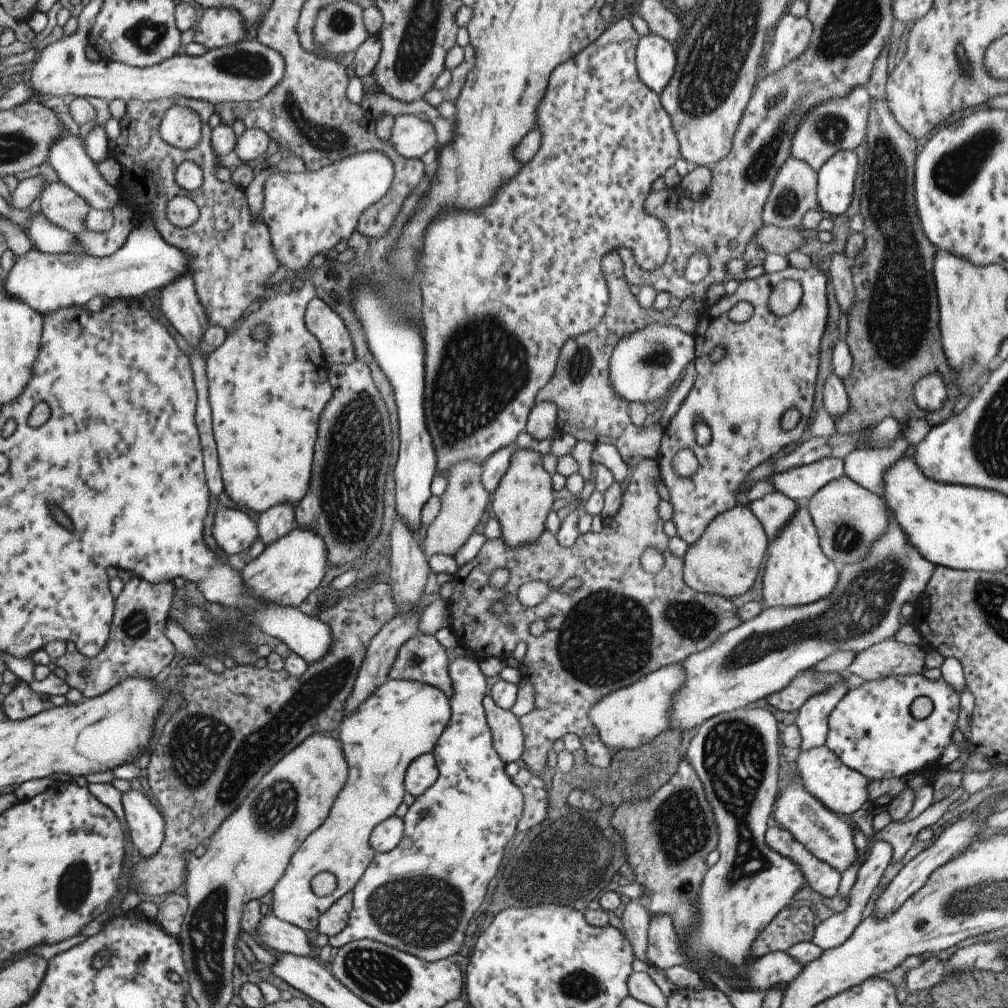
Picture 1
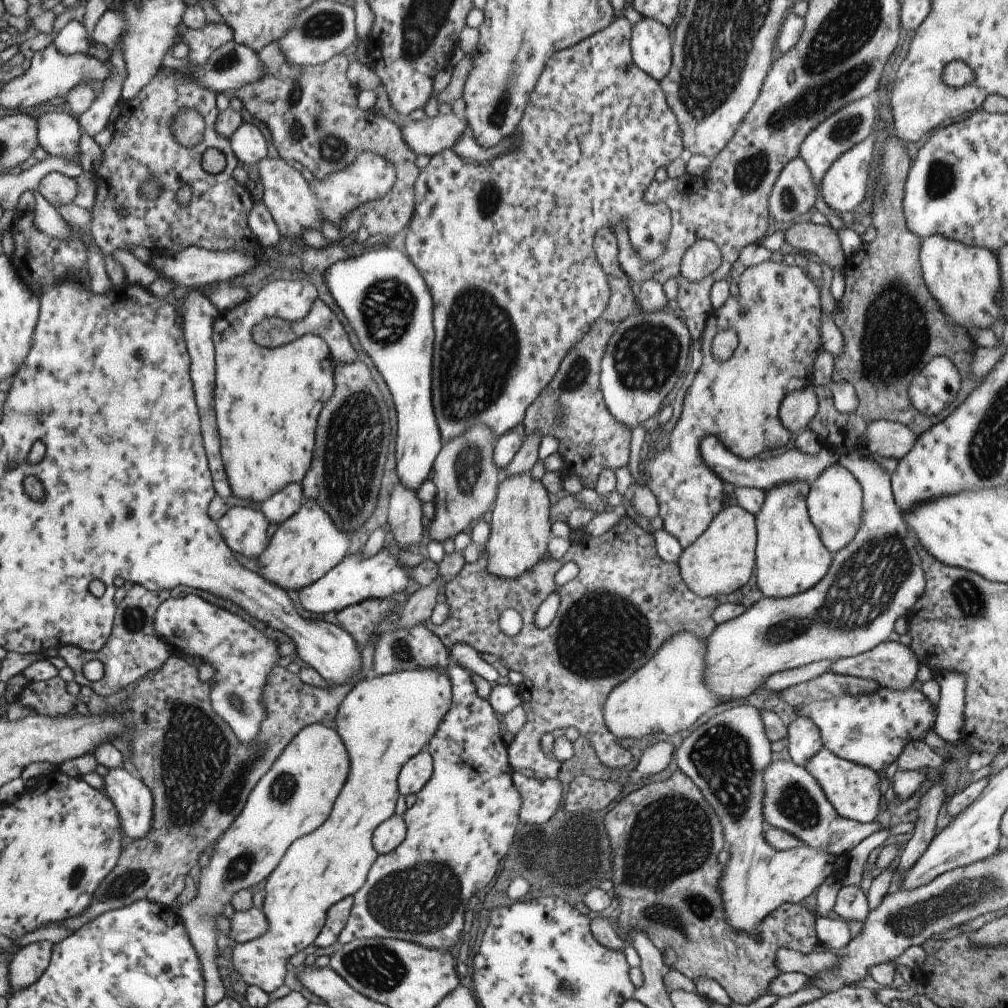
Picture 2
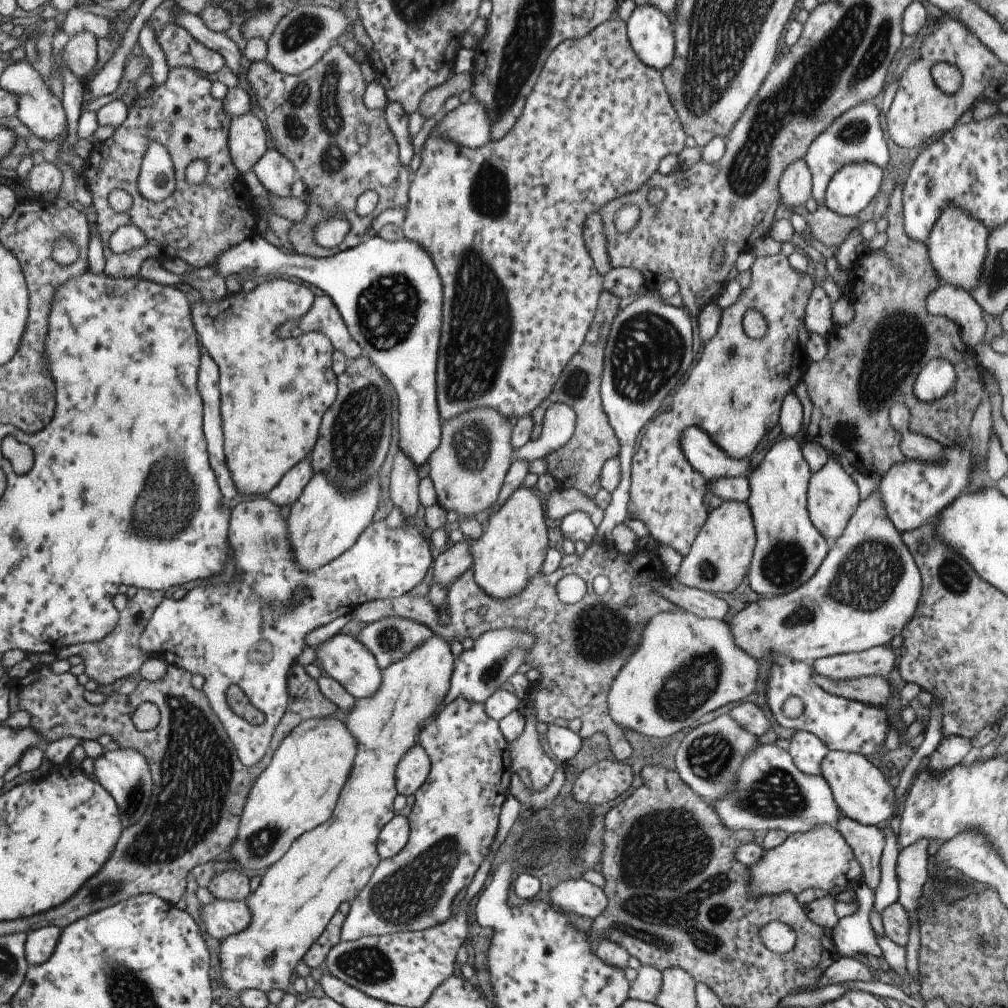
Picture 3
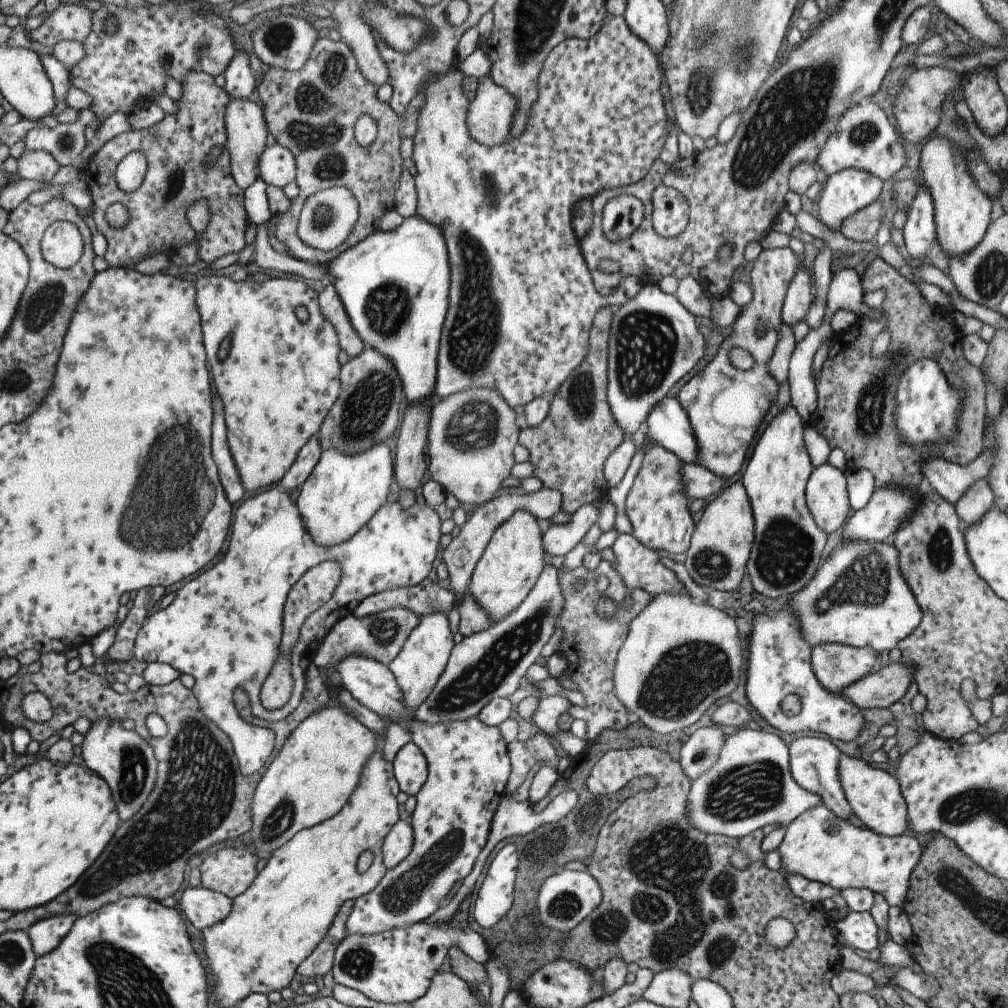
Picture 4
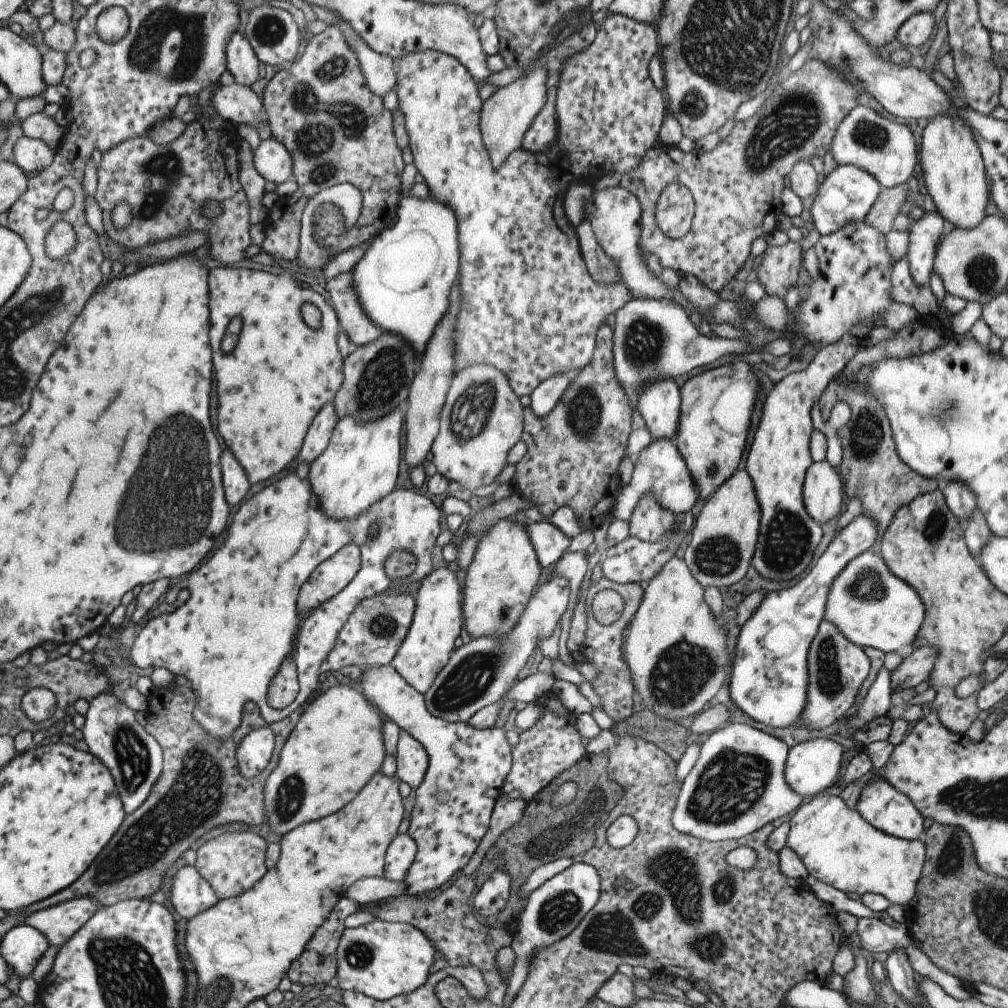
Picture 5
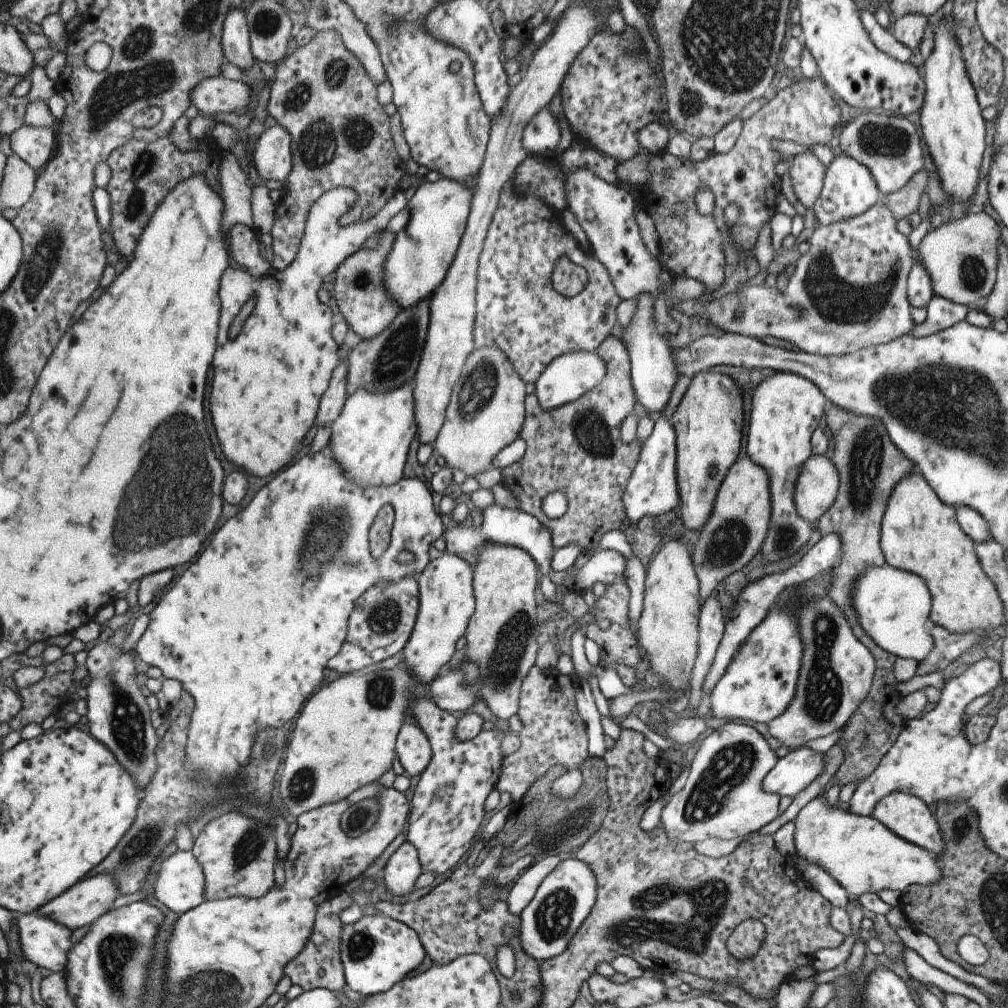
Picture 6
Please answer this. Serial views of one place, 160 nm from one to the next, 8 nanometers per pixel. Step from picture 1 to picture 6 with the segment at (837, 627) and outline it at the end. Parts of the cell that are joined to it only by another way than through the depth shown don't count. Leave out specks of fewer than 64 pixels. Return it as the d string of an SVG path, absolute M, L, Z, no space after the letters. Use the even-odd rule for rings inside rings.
M885 562L879 566L865 567L856 576L856 581L850 590L850 606L854 608L856 621L861 630L885 652L896 657L913 659L916 663L922 661L932 647L932 638L927 631L930 600L931 597L925 583L917 575L894 569Z

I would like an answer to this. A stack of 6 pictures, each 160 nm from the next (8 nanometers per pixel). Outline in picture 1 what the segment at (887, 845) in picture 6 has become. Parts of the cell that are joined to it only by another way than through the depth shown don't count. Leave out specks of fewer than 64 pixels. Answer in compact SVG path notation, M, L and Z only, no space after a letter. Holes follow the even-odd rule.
M765 708L737 709L708 718L697 728L691 738L684 759L698 774L707 802L711 807L718 839L717 862L703 875L696 902L696 921L685 928L686 933L679 938L669 915L651 915L646 934L645 959L648 965L658 969L682 966L697 972L699 978L714 968L712 959L719 959L734 969L739 984L732 983L729 977L723 978L734 991L767 991L775 985L791 982L801 972L802 966L796 963L786 951L767 952L756 959L745 961L749 956L751 943L760 930L792 900L792 896L802 888L803 872L788 858L777 854L764 839L767 818L771 814L775 795L782 781L777 750L781 747L777 721Z

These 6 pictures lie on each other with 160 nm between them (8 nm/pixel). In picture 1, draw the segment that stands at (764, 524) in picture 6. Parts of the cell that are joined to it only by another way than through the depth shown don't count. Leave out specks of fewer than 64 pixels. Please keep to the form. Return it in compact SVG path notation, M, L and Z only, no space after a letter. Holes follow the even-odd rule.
M735 504L717 513L700 538L688 546L683 556L684 583L695 592L719 595L726 599L729 596L741 596L755 582L768 542L761 523L751 509Z

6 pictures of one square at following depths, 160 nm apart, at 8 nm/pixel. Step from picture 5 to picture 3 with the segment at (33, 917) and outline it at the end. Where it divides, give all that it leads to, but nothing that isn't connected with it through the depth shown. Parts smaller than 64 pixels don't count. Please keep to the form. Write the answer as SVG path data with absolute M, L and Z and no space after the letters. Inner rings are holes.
M54 926L32 930L26 934L24 957L28 968L43 964L51 956L59 936L60 928Z

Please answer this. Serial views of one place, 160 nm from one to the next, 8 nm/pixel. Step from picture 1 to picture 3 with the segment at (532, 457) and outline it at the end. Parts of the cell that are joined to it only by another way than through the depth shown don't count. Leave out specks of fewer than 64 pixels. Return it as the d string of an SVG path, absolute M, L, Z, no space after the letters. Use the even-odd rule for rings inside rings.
M522 484L517 487L504 503L484 518L483 532L478 539L470 542L468 554L472 560L472 575L475 584L489 596L496 599L506 599L516 595L530 578L541 572L542 562L547 547L547 528L545 527L544 508L541 507L539 498L531 492L530 488Z

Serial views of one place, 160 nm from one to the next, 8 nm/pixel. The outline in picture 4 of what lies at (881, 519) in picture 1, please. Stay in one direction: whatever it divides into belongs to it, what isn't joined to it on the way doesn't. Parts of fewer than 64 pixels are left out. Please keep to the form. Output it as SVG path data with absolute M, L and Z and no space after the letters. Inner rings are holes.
M825 462L812 467L806 480L804 497L817 528L826 535L846 522L849 514L844 474Z

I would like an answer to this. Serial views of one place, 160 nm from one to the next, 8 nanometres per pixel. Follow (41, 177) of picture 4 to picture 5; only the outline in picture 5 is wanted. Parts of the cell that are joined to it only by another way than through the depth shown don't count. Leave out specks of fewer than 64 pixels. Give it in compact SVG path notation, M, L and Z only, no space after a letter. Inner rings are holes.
M23 136L15 142L12 152L14 164L23 172L47 168L54 155L54 151L44 142Z

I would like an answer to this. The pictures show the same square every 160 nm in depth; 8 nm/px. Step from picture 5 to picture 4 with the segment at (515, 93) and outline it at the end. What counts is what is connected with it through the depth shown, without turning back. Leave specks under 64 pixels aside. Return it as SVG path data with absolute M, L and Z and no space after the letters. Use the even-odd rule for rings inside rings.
M489 75L477 80L475 97L468 102L465 115L465 126L468 135L485 147L493 147L505 144L509 140L509 127L516 109L516 100L507 94L500 86L497 86Z

